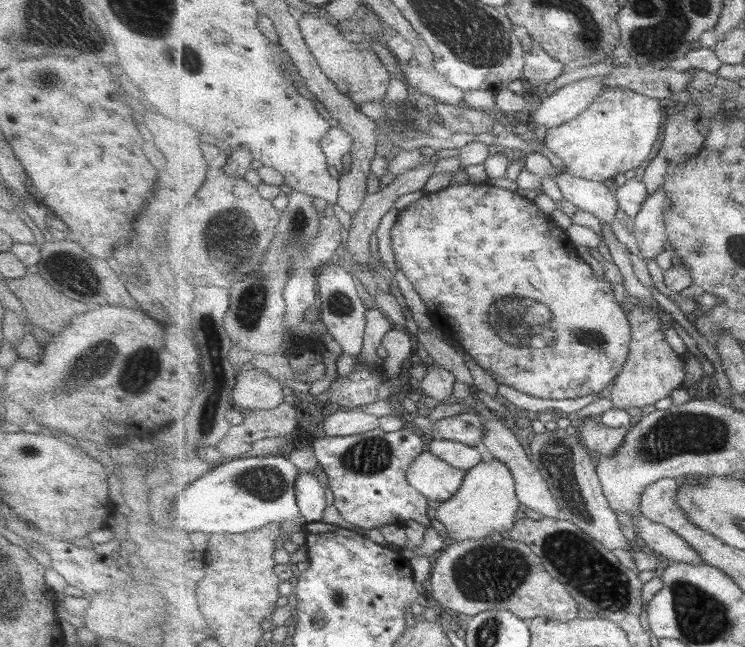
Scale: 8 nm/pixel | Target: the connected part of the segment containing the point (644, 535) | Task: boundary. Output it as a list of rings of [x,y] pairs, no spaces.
[[[637,515],[637,517],[631,519],[635,533],[654,552],[665,555],[669,559],[669,562],[681,562],[693,565],[705,563],[703,556],[695,550],[694,546],[689,541],[681,538],[671,528],[655,522],[645,515]]]

